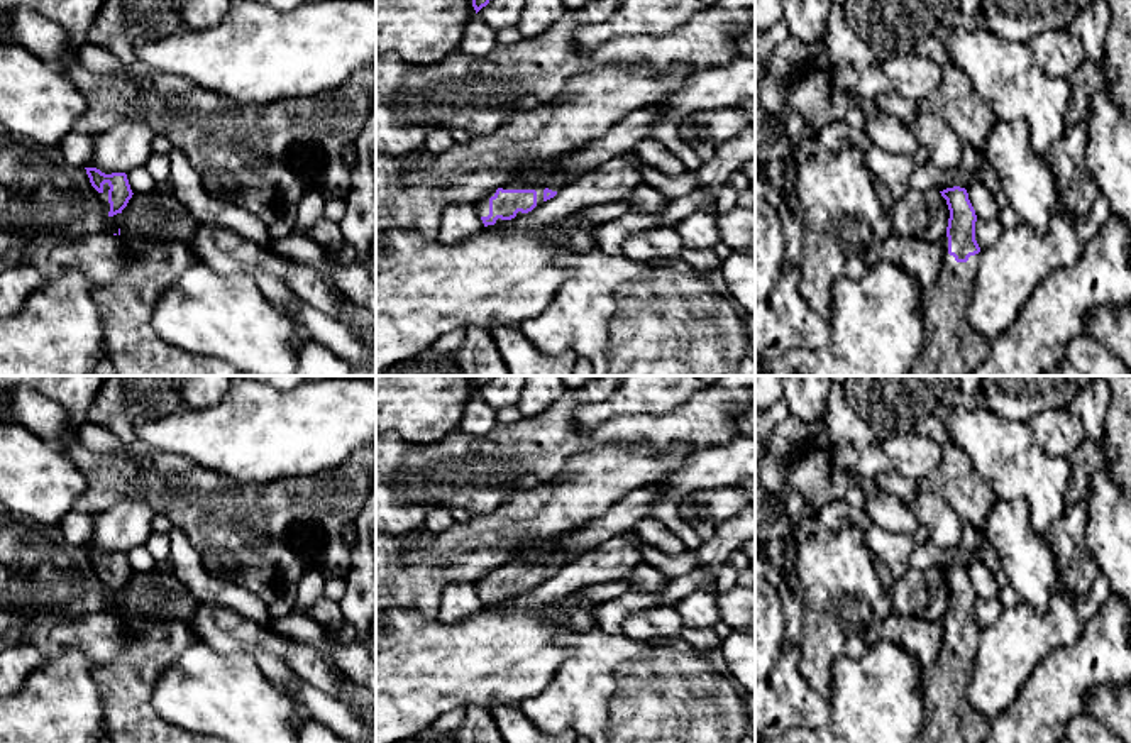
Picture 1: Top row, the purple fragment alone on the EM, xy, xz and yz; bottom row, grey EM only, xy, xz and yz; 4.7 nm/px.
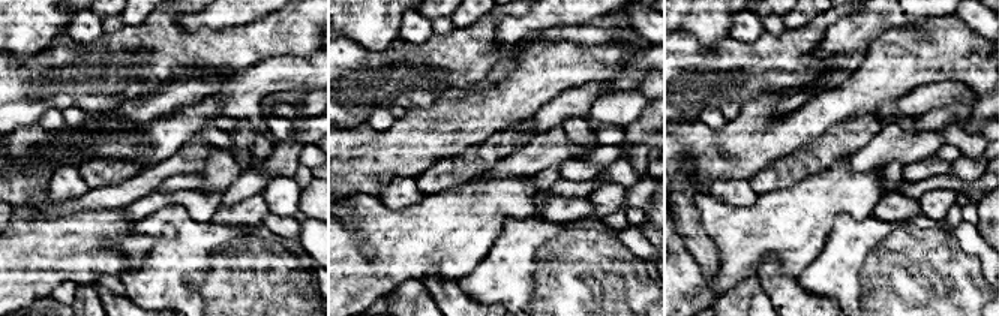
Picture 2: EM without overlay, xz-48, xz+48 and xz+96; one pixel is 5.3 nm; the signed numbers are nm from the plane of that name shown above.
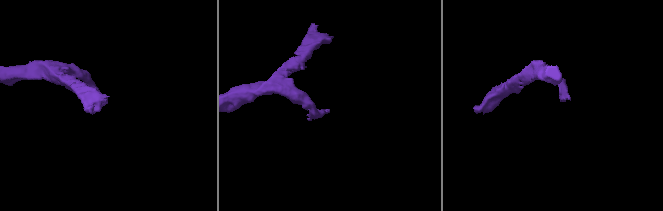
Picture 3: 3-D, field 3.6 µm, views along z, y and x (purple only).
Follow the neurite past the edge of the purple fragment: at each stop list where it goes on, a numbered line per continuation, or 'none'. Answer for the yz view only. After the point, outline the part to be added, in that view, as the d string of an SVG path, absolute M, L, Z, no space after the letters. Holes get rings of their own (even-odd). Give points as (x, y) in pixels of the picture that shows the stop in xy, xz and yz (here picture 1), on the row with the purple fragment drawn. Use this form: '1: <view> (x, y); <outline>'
1: yz (952, 347); M948 237L941 239L943 264L938 278L923 288L924 345L911 376L965 376L977 371L989 357L990 342L974 332L967 320L967 308L972 300L980 252L970 256L967 262L957 262L948 254Z

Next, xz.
1: xz (556, 181); M554 173L550 176L543 176L535 181L515 181L501 186L503 190L535 190L537 191L537 206L543 203L543 190L549 188L552 191L562 190L572 179L567 173Z

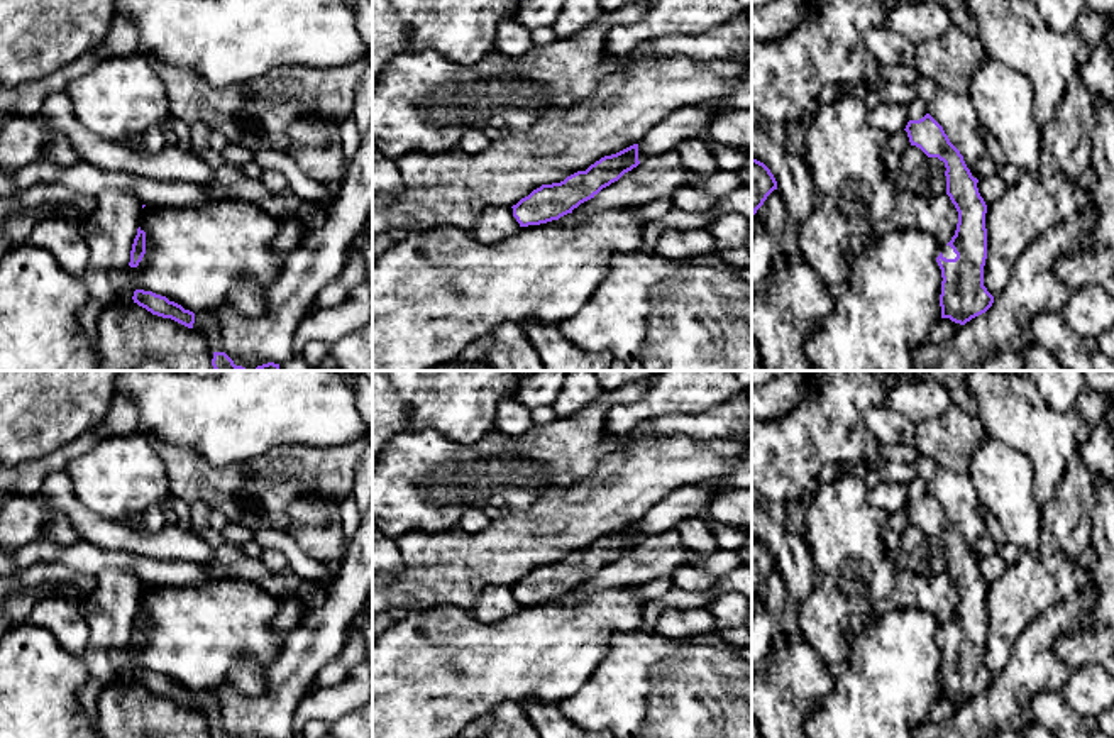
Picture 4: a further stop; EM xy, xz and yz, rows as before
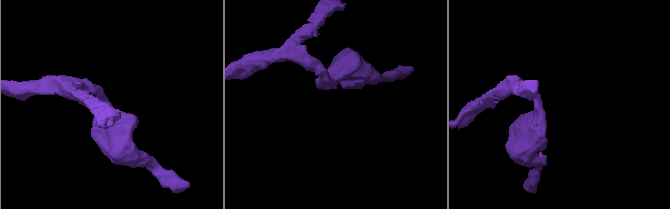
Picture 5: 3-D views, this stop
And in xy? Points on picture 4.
1: xy (205, 322); M213 310L195 313L193 328L198 330L207 339L212 359L215 352L223 352L218 317Z

